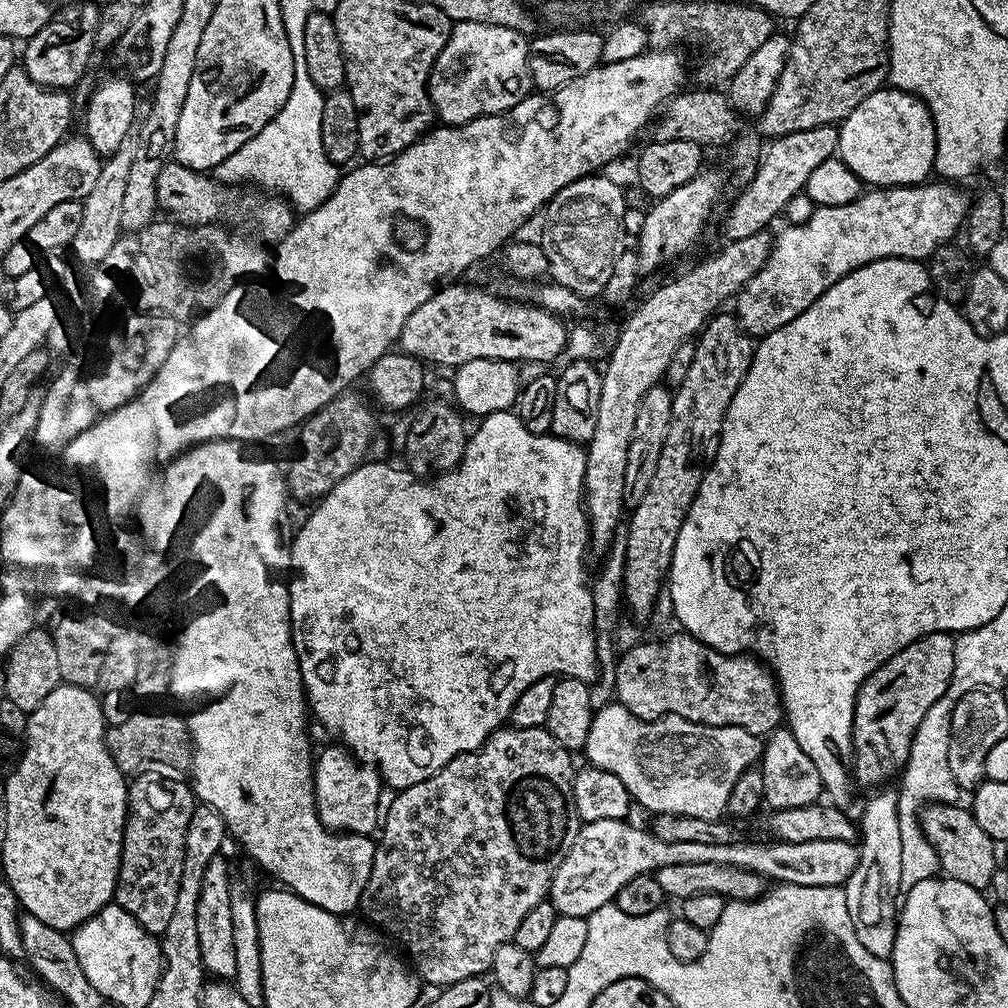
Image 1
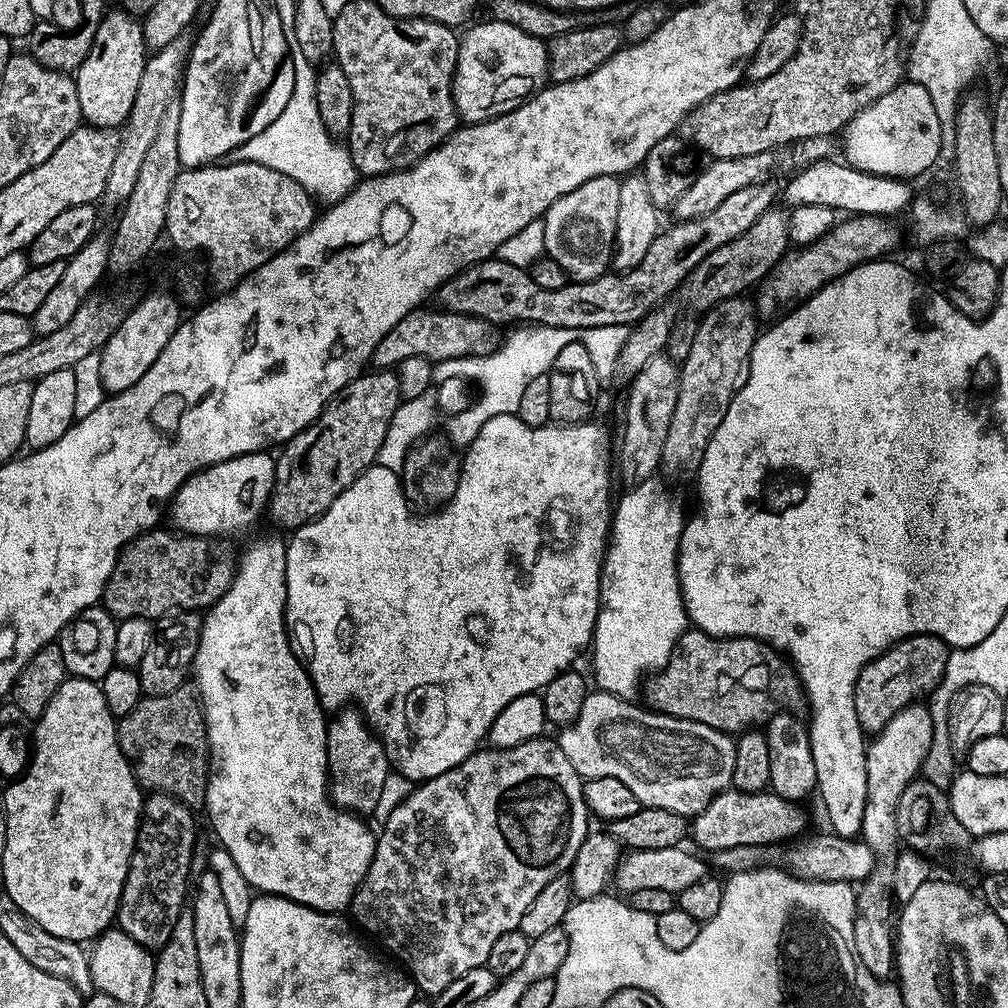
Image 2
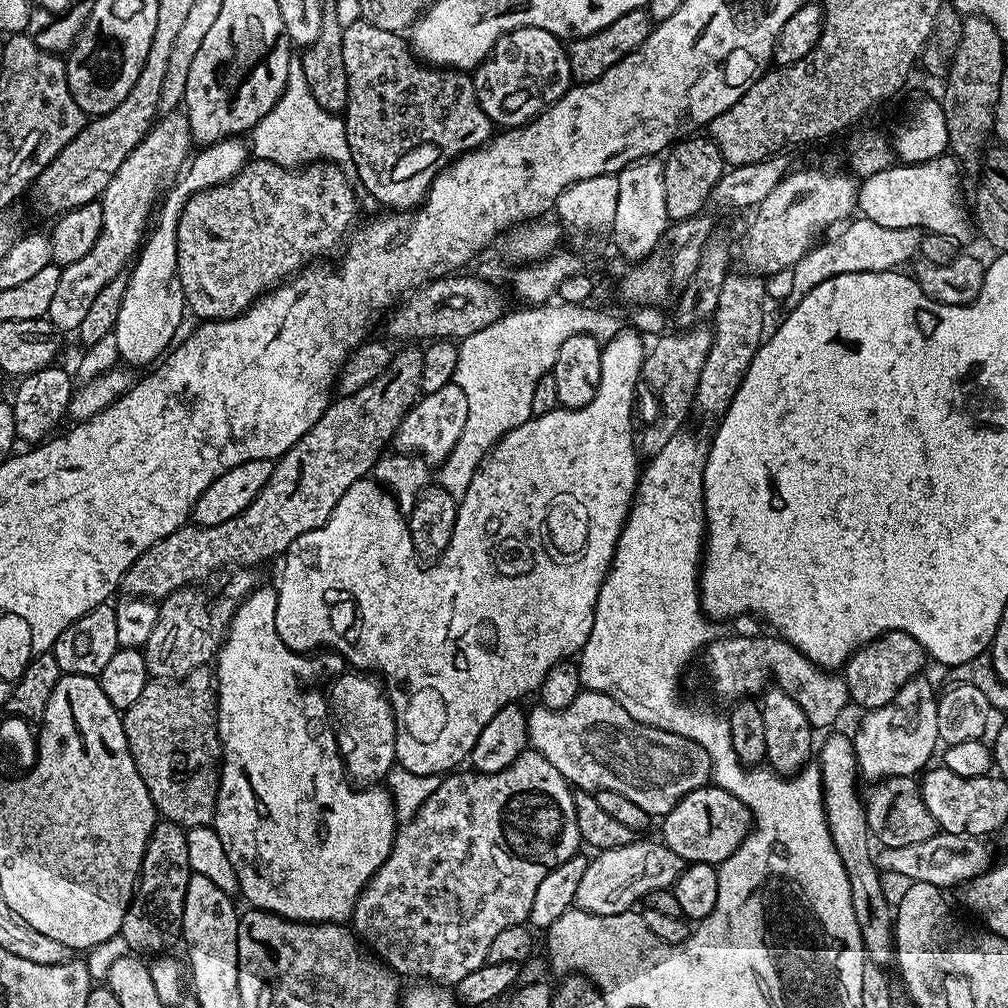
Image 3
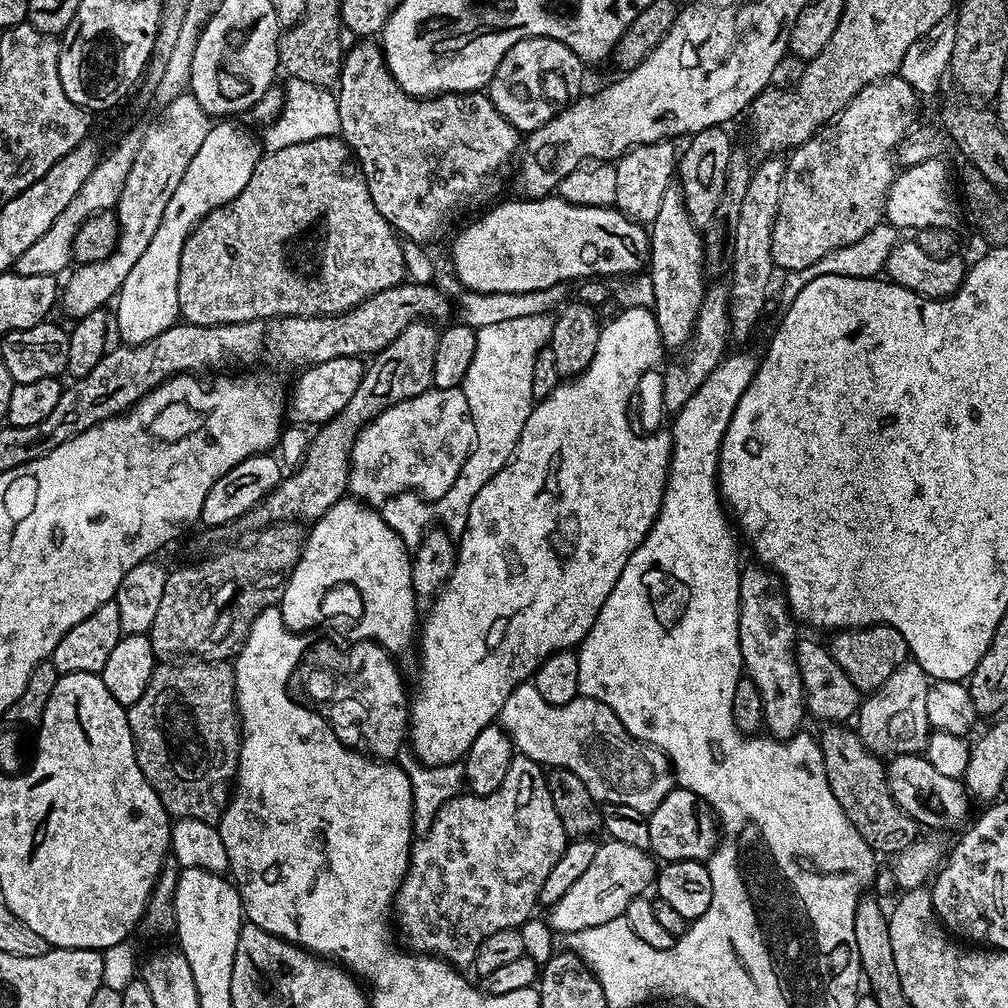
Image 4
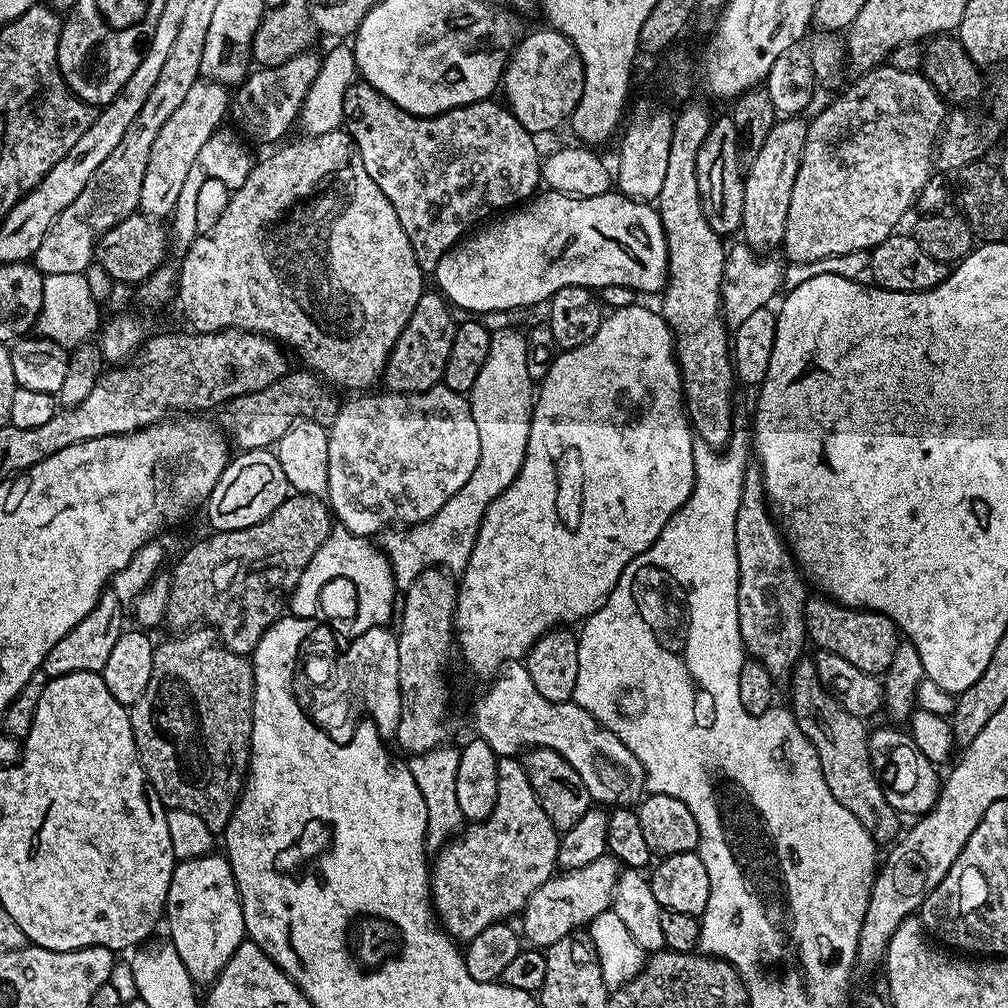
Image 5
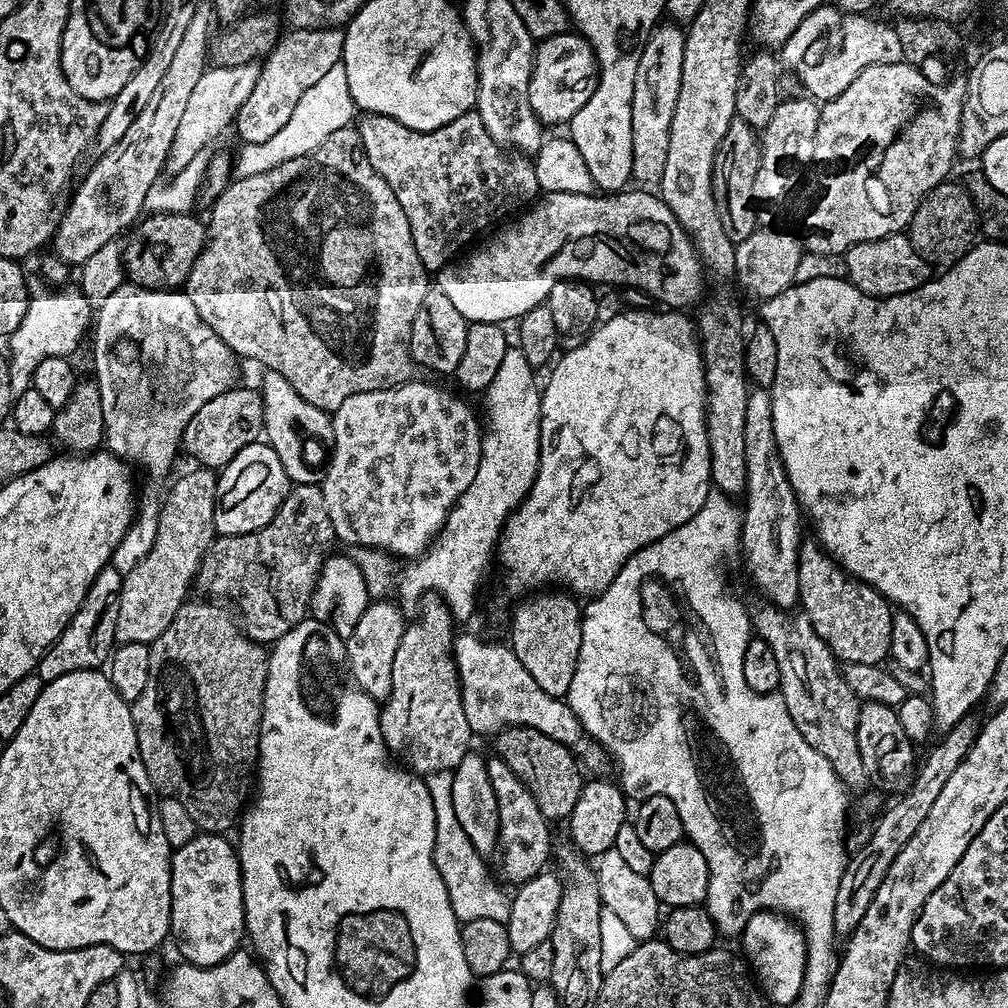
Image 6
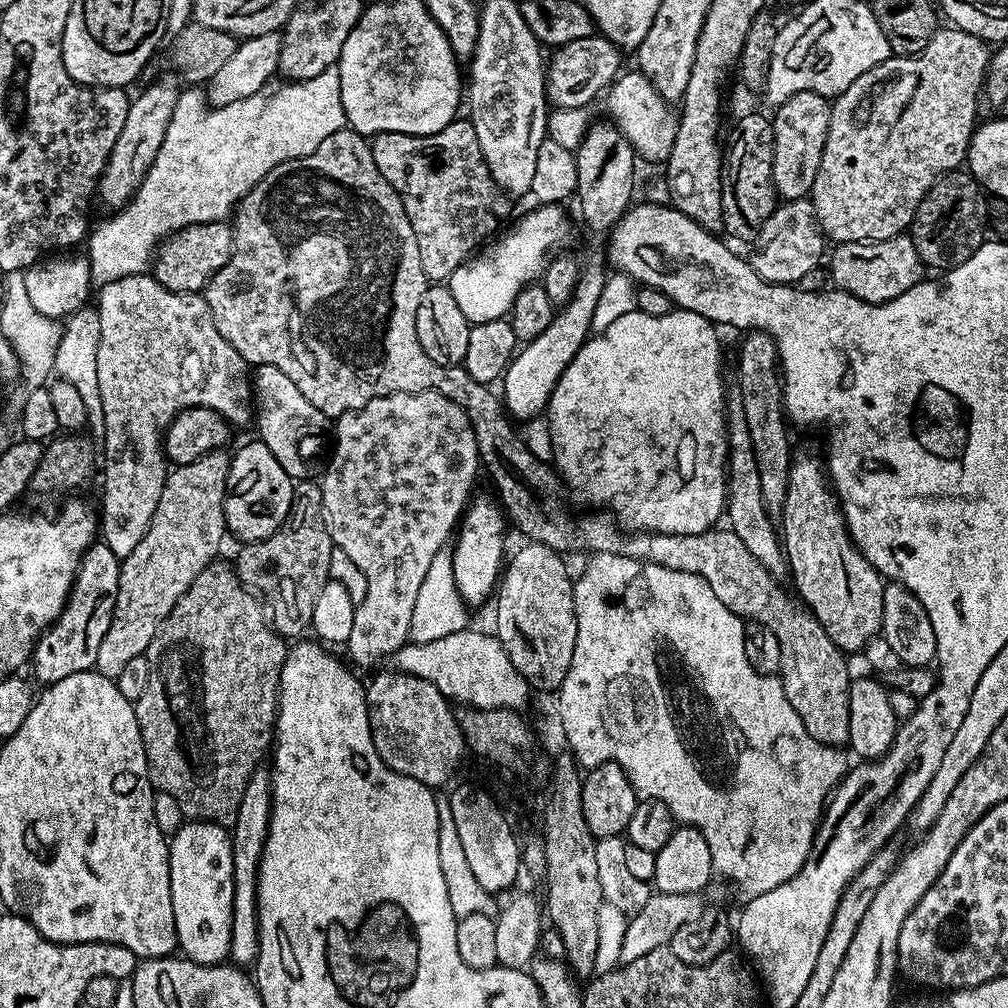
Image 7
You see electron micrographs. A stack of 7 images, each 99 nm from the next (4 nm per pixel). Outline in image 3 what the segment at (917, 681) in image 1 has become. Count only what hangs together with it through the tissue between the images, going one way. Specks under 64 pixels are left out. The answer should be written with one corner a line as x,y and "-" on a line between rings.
885,632
877,640
858,649
848,657
842,675
848,687
848,698
860,710
871,710
886,706
906,686
906,682
917,679
924,668
926,653
924,647
909,632

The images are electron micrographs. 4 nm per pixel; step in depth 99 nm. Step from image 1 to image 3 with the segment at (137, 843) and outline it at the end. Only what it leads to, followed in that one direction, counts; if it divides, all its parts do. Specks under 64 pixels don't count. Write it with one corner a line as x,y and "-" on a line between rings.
168,821
157,823
147,842
146,854
143,855
140,876
137,880
136,890
133,893
131,906
127,908
120,927
120,940
129,948
131,953
139,956
157,956
169,951
175,943
183,937
182,912
185,910
186,886
192,875
189,866
189,844
187,831
178,824

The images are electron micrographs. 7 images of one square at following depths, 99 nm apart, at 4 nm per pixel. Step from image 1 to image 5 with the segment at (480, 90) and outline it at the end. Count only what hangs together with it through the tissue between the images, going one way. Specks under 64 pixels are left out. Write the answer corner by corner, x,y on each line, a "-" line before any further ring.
543,27
511,49
502,77
502,92
504,88
508,95
507,107
533,134
552,132
563,120
565,123
584,93
584,64
578,50
559,30

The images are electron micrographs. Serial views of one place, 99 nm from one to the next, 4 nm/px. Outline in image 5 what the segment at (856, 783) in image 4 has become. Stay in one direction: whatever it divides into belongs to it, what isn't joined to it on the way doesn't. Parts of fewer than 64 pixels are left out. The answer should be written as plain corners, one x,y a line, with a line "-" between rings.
801,658
790,673
792,680
792,704
790,711
796,725
806,734
806,738
814,746
818,754
818,762
822,766
822,778
826,778
826,786
830,786
830,794
862,822
862,826
877,842
892,842
901,835
901,813
886,802
886,794
882,794
882,786
872,769
868,753
869,729
865,721
854,718
839,704
831,692
827,692
816,676
816,665
811,659

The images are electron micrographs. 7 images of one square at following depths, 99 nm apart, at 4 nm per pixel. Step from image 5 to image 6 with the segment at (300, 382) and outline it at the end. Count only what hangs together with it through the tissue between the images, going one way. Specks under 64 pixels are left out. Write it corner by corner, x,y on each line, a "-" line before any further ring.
231,388
218,398
210,398
184,428
183,451
196,459
197,465
213,470
223,470
226,465
246,446
261,439
264,426
264,408
261,393
256,388

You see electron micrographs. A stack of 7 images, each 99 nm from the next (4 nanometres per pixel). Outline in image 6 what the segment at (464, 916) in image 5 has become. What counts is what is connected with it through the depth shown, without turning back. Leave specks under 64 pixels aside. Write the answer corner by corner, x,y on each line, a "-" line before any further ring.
495,754
487,757
490,786
494,786
494,798
498,802
498,822
500,823
500,842
498,857
504,872
513,880
513,885
519,886
527,882
531,876
545,871
550,853
553,851
552,836
548,833
549,821
544,819
542,810
532,801
532,795
522,786
522,782

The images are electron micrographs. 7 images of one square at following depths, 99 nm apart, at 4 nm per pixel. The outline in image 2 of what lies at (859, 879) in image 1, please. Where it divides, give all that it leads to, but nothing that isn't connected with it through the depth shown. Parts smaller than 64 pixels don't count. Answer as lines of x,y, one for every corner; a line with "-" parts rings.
924,702
907,704
880,732
875,733
867,741
866,751
866,810
862,814
860,836
864,843
870,846
876,857
884,862
877,863
876,869
865,880
859,881
856,893
856,921
854,922
854,942
856,953
870,970
870,974
881,978
893,975
896,958
894,943
894,897
892,893
891,861
898,852
898,837
896,834
896,807
902,790
921,775
923,759
930,750
932,734
931,716
928,705

